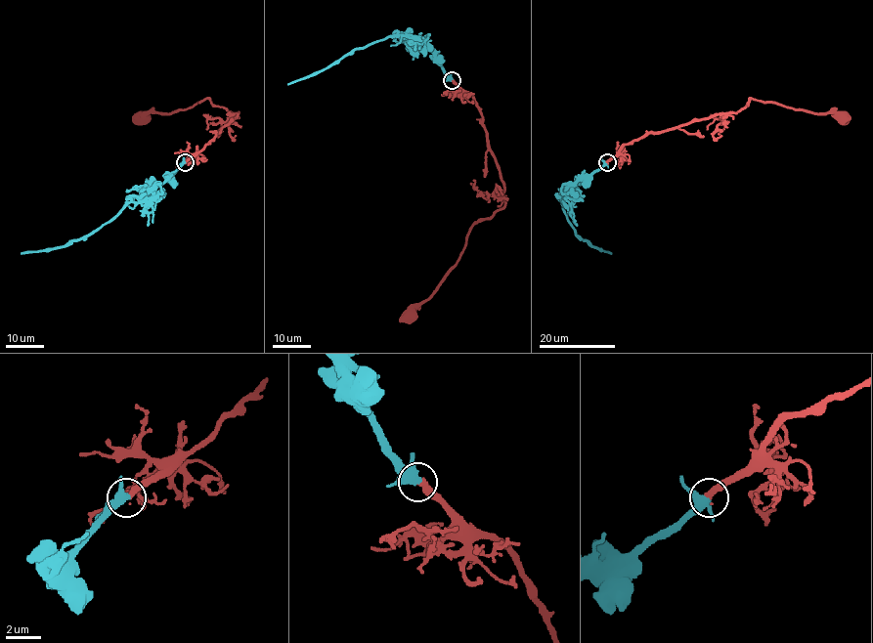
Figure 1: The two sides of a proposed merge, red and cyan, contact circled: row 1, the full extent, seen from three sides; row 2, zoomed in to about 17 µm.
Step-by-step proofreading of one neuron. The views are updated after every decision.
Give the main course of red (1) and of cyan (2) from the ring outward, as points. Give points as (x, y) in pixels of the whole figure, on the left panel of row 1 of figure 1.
1: (185, 162), (239, 112), (214, 106), (206, 99), (191, 107), (168, 113), (150, 112), (144, 117)
2: (185, 162), (137, 202), (129, 202), (114, 217), (82, 237), (57, 247), (21, 254)

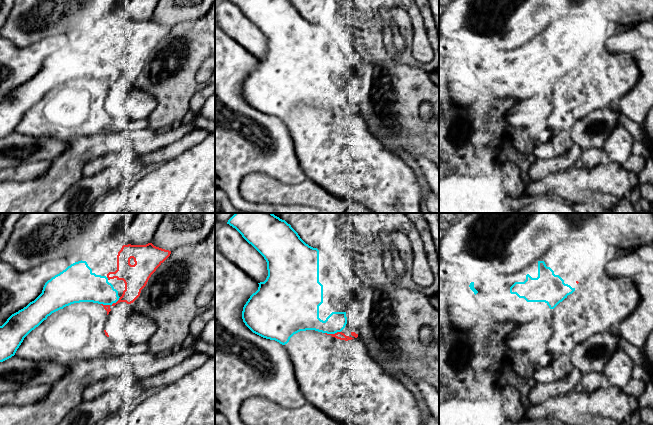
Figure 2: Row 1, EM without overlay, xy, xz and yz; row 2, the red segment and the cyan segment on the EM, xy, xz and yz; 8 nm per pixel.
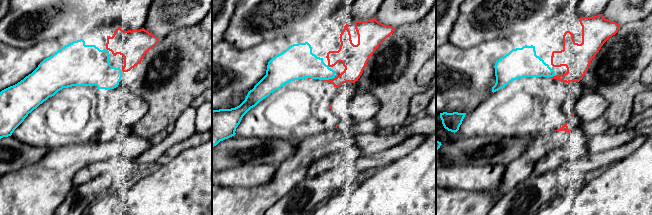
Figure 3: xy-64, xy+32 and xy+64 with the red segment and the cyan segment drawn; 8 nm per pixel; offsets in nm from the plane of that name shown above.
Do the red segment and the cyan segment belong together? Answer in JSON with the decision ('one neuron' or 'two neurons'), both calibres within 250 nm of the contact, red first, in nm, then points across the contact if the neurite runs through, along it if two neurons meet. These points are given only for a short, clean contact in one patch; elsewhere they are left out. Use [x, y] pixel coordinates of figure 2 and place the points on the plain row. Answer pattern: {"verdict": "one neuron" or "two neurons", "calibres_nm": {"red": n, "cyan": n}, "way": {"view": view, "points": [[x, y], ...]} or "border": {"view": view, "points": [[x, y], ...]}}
{"verdict": "one neuron", "calibres_nm": {"red": 60, "cyan": 200}}

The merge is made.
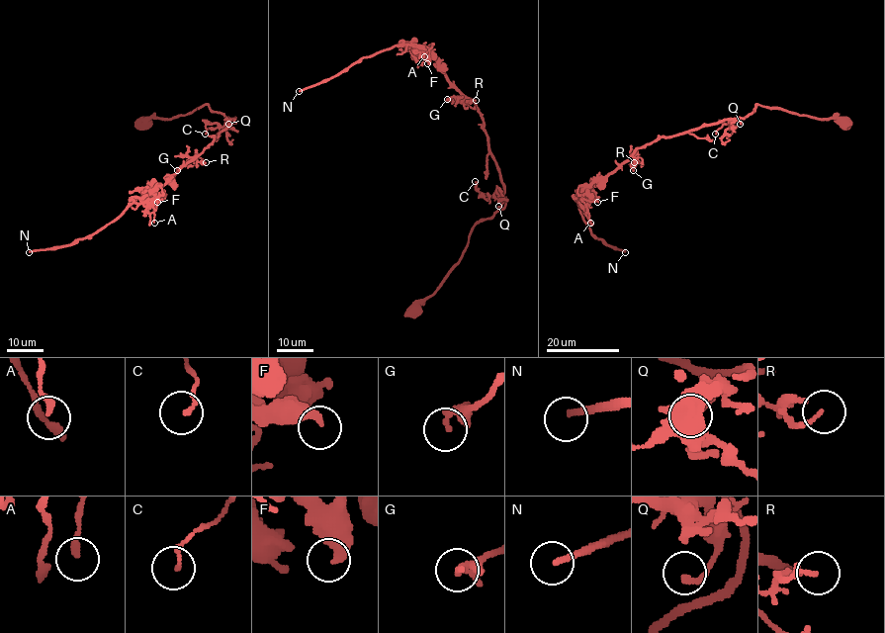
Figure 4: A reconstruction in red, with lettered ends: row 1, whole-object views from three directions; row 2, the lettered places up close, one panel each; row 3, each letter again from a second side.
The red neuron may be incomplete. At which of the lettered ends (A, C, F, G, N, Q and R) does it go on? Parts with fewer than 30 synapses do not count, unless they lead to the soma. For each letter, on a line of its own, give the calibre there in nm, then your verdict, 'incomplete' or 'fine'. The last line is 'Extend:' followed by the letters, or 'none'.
A: 150 nm thick; fine
C: 130 nm thick; fine
F: 400 nm thick; fine
G: 160 nm thick; fine
N: 200 nm thick; fine
Q: 200 nm thick; fine
R: 150 nm thick; fine
Extend: none

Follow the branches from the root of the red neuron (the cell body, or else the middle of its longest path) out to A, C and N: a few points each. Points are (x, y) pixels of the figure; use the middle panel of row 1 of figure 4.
A: (415, 312), (458, 261), (471, 228), (505, 204), (500, 170), (477, 105), (448, 80), (425, 48), (424, 56)
C: (415, 312), (458, 261), (471, 228), (481, 221), (489, 219), (505, 204), (504, 200), (479, 192), (475, 181)
N: (415, 312), (458, 261), (471, 228), (505, 204), (477, 105), (425, 48), (409, 45), (362, 57), (299, 91)

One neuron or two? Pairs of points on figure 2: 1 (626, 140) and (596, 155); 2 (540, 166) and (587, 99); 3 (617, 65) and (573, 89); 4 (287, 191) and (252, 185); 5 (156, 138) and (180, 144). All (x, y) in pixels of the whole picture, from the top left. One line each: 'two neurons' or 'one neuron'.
1: two neurons
2: two neurons
3: one neuron
4: one neuron
5: two neurons

